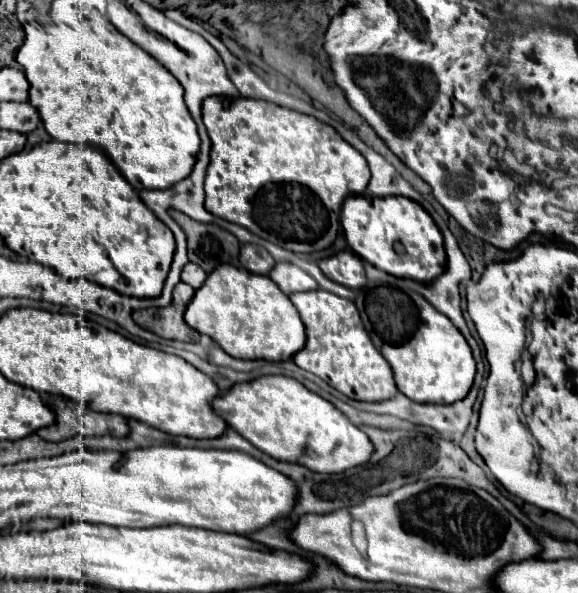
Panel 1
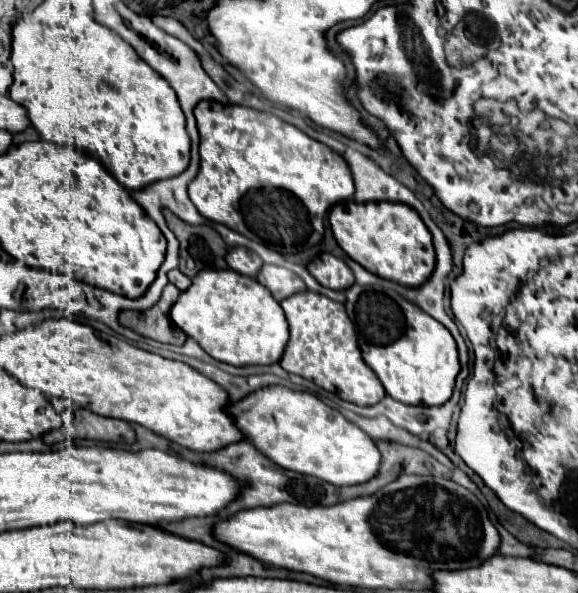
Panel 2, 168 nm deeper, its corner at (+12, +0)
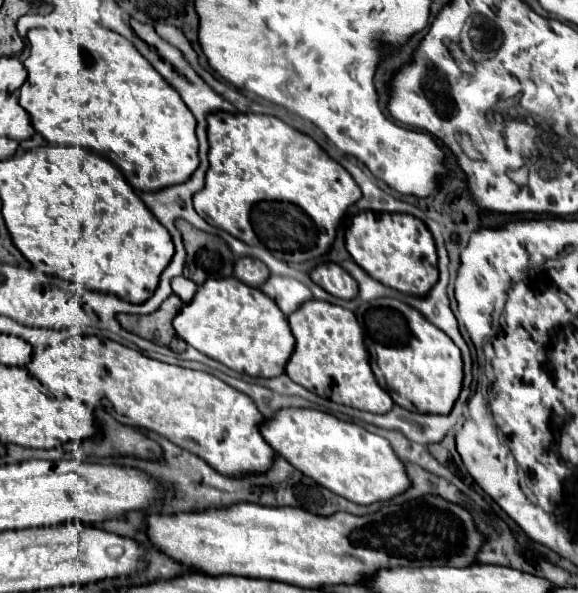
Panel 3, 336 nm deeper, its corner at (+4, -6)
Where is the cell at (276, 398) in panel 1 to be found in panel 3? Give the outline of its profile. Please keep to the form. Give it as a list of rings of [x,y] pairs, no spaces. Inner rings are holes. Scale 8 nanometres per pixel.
[[[282,408],[274,418],[260,424],[260,432],[276,454],[288,458],[296,470],[356,504],[390,500],[410,486],[404,464],[390,450],[388,440],[370,434],[354,422],[338,420],[328,412],[314,408]]]

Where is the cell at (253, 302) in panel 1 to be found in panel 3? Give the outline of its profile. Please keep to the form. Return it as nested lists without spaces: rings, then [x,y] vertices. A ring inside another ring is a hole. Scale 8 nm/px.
[[[234,276],[222,280],[208,278],[208,282],[198,288],[192,302],[184,304],[180,314],[174,318],[174,328],[180,338],[202,354],[248,376],[280,376],[294,350],[288,320],[276,302],[262,290],[246,286]]]

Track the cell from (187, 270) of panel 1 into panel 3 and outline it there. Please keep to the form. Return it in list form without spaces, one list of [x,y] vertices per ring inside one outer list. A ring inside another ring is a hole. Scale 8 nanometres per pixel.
[[[178,276],[178,278],[172,280],[172,290],[174,290],[174,294],[178,294],[184,302],[190,302],[190,300],[194,298],[196,288],[198,288],[198,286],[196,286],[192,280],[184,278],[184,276]]]

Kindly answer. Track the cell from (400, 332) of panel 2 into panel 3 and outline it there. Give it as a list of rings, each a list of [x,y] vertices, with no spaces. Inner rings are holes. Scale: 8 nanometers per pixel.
[[[394,298],[362,302],[356,310],[356,318],[360,318],[360,326],[364,330],[364,344],[370,354],[372,372],[378,384],[392,396],[392,400],[412,412],[448,414],[462,390],[462,356],[458,346],[440,328],[430,324],[418,310]]]

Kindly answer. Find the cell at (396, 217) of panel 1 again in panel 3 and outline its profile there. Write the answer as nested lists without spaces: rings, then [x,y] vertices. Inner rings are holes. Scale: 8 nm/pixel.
[[[354,214],[350,218],[350,226],[346,228],[346,250],[374,280],[404,294],[424,296],[438,280],[438,254],[434,238],[426,224],[410,214]]]

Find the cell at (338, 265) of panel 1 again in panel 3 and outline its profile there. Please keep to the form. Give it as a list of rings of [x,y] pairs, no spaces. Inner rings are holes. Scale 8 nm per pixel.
[[[322,262],[310,272],[310,278],[336,298],[354,300],[358,296],[358,282],[336,262]]]

